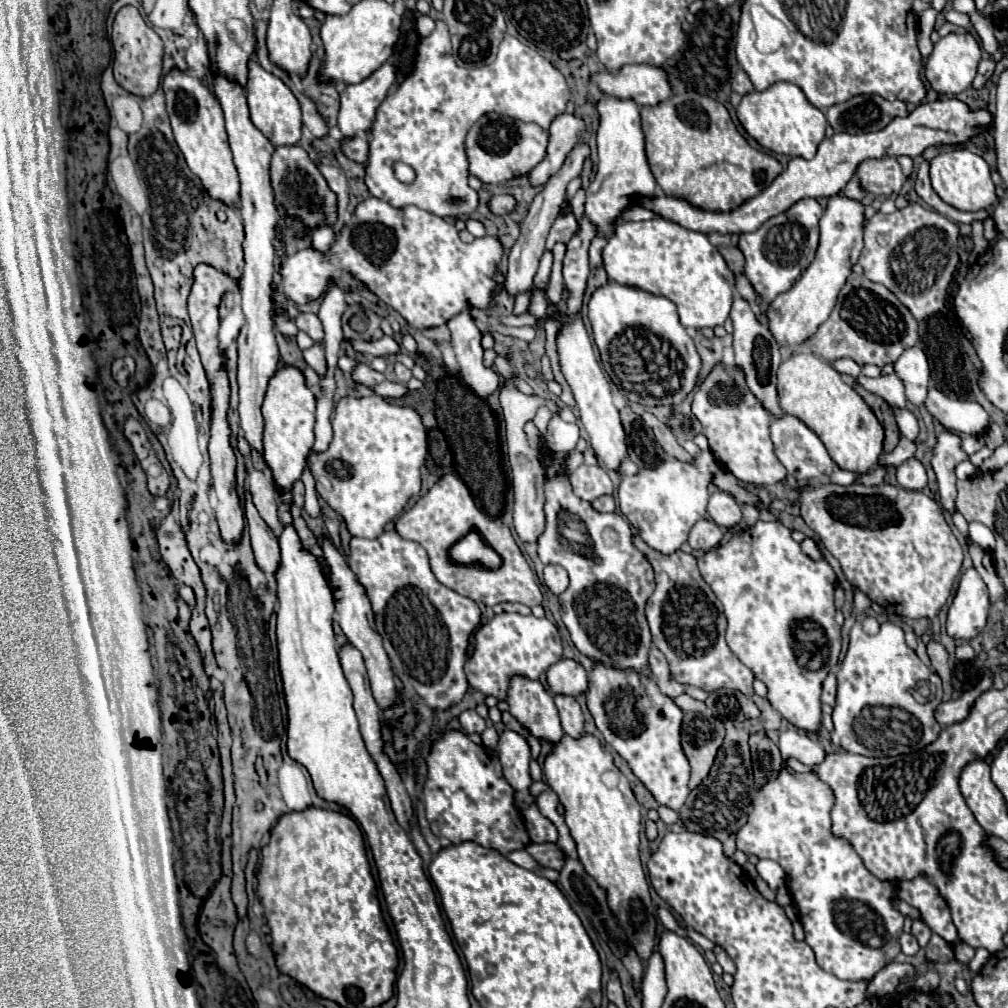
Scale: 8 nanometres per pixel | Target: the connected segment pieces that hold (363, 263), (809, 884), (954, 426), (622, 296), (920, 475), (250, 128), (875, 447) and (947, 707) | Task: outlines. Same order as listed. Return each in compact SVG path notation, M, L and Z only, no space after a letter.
M370 196L356 206L350 224L340 230L328 252L320 252L312 246L304 248L282 262L280 274L284 294L296 304L308 304L324 296L328 284L334 280L336 274L350 274L360 280L372 294L376 294L384 304L396 310L412 328L426 330L446 324L450 318L454 318L468 306L488 308L490 294L494 288L492 274L494 270L498 270L500 256L502 246L494 236L476 238L472 244L464 244L458 236L456 226L446 222L444 218L420 210L418 206L392 208L390 204Z
M782 770L782 774L774 780L774 782L768 782L758 794L756 794L756 800L754 800L754 810L750 812L748 816L748 822L740 828L738 836L736 836L736 846L738 850L742 850L744 854L754 854L758 858L770 858L774 862L778 862L784 872L788 874L788 888L790 888L790 894L792 894L792 900L794 904L798 906L800 910L800 922L804 926L804 934L806 934L806 942L810 944L810 948L814 950L816 954L816 960L818 964L842 978L842 980L866 980L866 978L874 978L874 974L878 974L886 964L890 964L898 954L900 954L900 934L902 934L902 924L904 924L904 916L898 914L894 908L892 908L892 898L894 898L894 892L896 892L896 884L894 882L878 882L878 878L874 878L862 864L862 860L858 858L858 854L854 852L854 848L846 842L846 840L840 840L840 838L834 838L834 834L830 834L830 806L834 804L834 796L830 794L830 788L824 784L824 782L818 782L818 778L814 778L814 774L788 774L786 770Z
M938 388L928 390L928 400L924 406L944 430L954 434L984 434L990 424L990 414L978 402L948 398Z
M608 282L592 294L588 302L588 318L604 368L630 402L674 408L694 390L702 360L694 340L678 320L676 306L668 298Z
M910 458L904 464L900 464L896 478L898 478L898 484L908 490L924 490L926 486L926 470L916 458Z
M226 78L214 80L214 92L220 100L226 118L226 132L230 138L230 148L234 154L234 164L240 176L240 200L238 210L244 224L244 274L240 282L240 296L242 296L242 312L244 312L244 326L238 336L238 386L240 386L240 428L246 436L248 444L262 452L262 412L260 406L264 402L264 394L268 388L268 380L276 372L278 364L278 346L274 340L274 326L272 326L272 276L274 276L274 228L278 222L278 206L270 182L270 158L274 152L272 142L250 122L248 104L244 90Z
M792 354L788 360L784 360L778 368L778 396L780 396L780 406L786 414L796 416L802 420L826 446L828 454L832 460L842 468L842 470L852 470L858 474L870 472L882 454L882 442L884 442L884 430L874 412L868 408L868 404L848 386L844 384L842 376L832 368L832 364L822 362L814 354Z
M982 678L982 682L980 682L976 688L968 690L960 700L956 700L956 702L942 702L942 704L936 708L936 712L934 712L936 722L938 722L940 726L950 726L950 724L954 724L954 722L960 722L962 718L966 718L966 714L968 714L972 702L974 702L974 698L976 698L982 690L988 690L990 686L992 686L992 680L990 680L990 678Z

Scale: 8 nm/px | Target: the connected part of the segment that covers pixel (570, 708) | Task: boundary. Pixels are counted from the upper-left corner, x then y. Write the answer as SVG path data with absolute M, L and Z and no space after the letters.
M556 696L554 702L560 712L564 734L568 734L570 738L582 738L584 736L584 716L580 710L580 704L570 696Z

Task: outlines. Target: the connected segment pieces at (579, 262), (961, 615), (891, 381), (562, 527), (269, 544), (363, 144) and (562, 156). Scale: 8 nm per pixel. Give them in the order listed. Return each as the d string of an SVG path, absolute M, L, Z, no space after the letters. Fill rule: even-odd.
M582 218L580 232L566 244L568 252L564 258L564 282L568 290L568 300L566 300L566 314L576 316L582 310L582 296L586 292L586 280L590 274L588 266L588 248L594 238L594 226Z
M970 568L962 574L958 594L948 610L948 634L952 638L974 638L988 616L988 588L982 576Z
M860 374L858 382L866 390L882 396L890 404L892 410L904 410L906 408L904 384L902 384L902 380L896 374L880 374L878 378L866 378L866 376Z
M554 416L544 438L546 450L554 452L554 460L546 462L546 528L538 538L538 558L544 564L560 564L570 576L570 586L558 596L562 622L566 624L574 646L592 662L634 670L640 676L652 678L648 652L652 634L644 616L644 606L654 592L654 572L644 554L632 544L632 530L620 514L598 514L590 502L574 496L564 472L564 456L578 444L580 430ZM598 586L610 586L616 592L594 592Z
M250 492L244 494L246 496L246 504L244 504L244 512L246 512L246 522L250 528L250 540L252 540L252 548L254 548L254 556L256 556L256 564L266 572L266 574L274 574L280 562L280 548L278 548L278 538L274 536L274 532L266 526L266 522L262 522L258 510L252 504L252 496Z
M366 134L362 136L352 136L352 138L342 138L340 140L340 148L342 152L354 160L354 162L366 162L366 154L368 154L368 140Z
M560 114L550 126L546 158L530 172L530 184L534 186L546 184L548 178L560 170L562 162L566 160L570 150L580 142L584 132L586 132L584 120L576 118L574 114Z

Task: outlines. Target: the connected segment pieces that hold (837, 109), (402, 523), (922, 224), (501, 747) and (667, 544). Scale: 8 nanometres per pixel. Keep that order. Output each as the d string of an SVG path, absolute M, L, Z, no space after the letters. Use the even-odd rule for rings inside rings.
M860 94L854 96L852 102L830 106L824 114L828 114L828 124L834 132L862 134L884 128L896 116L906 116L908 108L902 100L888 102L876 94Z
M452 474L442 476L428 490L426 496L422 496L410 510L406 510L396 520L394 530L404 540L414 540L414 542L422 544L428 550L430 566L432 566L432 572L438 578L438 582L458 594L468 596L474 602L482 602L490 608L500 602L520 602L530 608L542 604L542 592L538 588L536 576L534 576L532 568L528 566L526 558L522 556L510 528L498 516L490 516L490 514L482 512L474 504L464 482L458 480L456 476L452 476ZM472 530L476 530L484 538L484 542L488 546L492 546L498 552L498 556L502 558L502 566L498 570L488 570L488 568L482 568L480 564L464 566L464 564L452 562L450 548Z
M908 204L906 208L896 210L894 214L878 212L868 220L864 228L864 250L860 254L858 264L864 268L864 276L868 280L884 284L890 292L896 294L896 298L912 312L916 320L922 320L944 308L946 290L958 266L958 238L960 238L960 230L954 220L934 210L928 210L920 204Z
M504 730L500 734L498 746L496 746L498 760L502 762L504 778L514 786L516 790L516 802L524 810L534 802L534 798L528 792L528 786L532 784L528 764L530 764L530 746L528 740L514 732L514 730Z
M710 450L700 452L692 464L666 460L654 470L640 470L636 476L622 476L618 486L618 502L620 512L628 518L628 522L638 528L642 540L658 550L664 556L674 554L690 534L690 528L706 518L708 506L708 484L710 476L720 470L718 460Z

